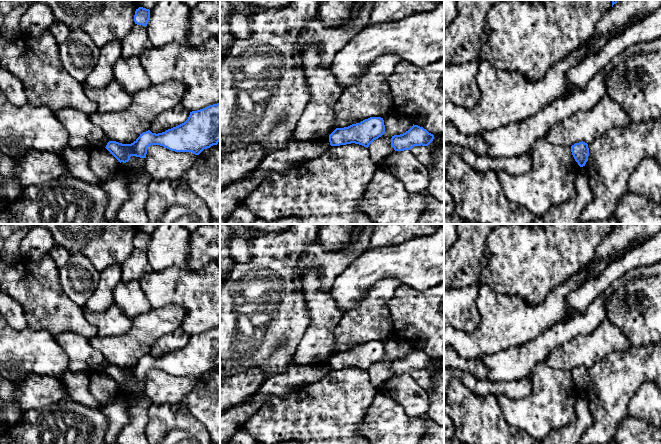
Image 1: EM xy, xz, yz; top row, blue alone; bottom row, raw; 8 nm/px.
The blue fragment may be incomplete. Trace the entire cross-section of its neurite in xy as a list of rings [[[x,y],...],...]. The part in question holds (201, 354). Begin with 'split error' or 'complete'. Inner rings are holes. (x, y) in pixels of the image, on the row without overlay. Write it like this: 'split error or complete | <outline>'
complete | [[[220,327],[192,335],[188,343],[162,357],[143,356],[131,368],[109,365],[106,373],[121,387],[131,380],[146,382],[151,369],[160,369],[175,376],[192,376],[199,379],[204,373],[220,365]]]

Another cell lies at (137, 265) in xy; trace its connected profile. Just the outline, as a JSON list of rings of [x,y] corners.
[[[135,248],[130,257],[121,265],[122,282],[128,283],[140,280],[144,275],[152,272],[145,250]]]

